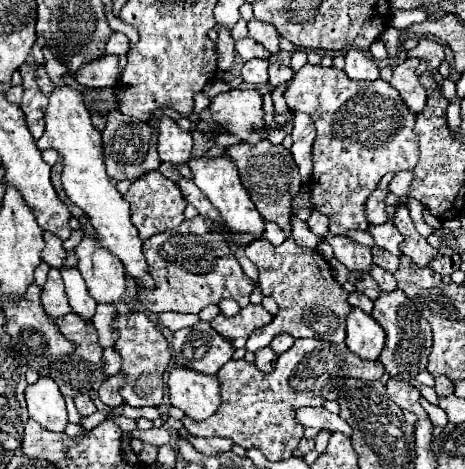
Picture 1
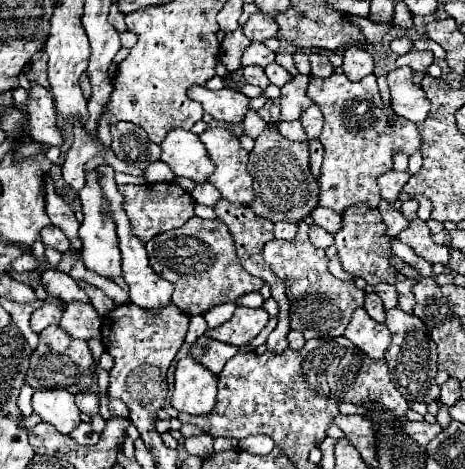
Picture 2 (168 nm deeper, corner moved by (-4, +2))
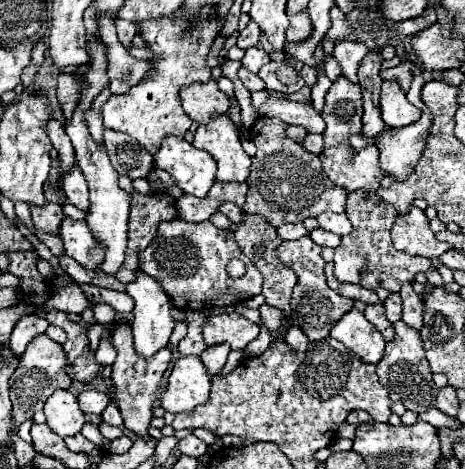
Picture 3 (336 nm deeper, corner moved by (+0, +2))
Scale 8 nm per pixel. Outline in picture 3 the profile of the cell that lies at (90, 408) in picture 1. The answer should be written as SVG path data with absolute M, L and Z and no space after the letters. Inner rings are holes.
M86 390L78 396L78 402L84 414L102 414L104 408L110 404L110 396L98 390Z

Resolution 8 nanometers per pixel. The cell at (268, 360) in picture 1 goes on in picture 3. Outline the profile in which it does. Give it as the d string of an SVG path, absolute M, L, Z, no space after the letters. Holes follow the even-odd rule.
M246 214L244 222L238 224L238 230L234 232L236 242L240 246L240 250L254 262L254 266L262 272L264 276L264 284L262 284L262 294L266 298L268 306L274 308L282 308L286 314L290 314L290 298L292 298L292 288L296 286L296 274L292 268L284 266L278 258L276 258L276 248L284 242L278 234L276 228L272 228L272 224L268 220L264 220L260 214L252 216Z

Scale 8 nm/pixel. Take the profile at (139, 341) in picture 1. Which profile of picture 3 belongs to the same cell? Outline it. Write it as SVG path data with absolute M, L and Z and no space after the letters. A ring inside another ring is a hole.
M118 324L112 332L112 344L118 352L114 364L112 364L112 382L116 386L116 398L118 398L118 408L120 414L124 418L124 426L130 428L136 436L142 438L150 438L148 436L148 426L152 420L152 402L154 402L154 394L160 386L160 378L164 374L164 370L168 368L170 362L170 348L162 348L160 354L154 354L152 358L142 358L136 354L134 346L132 346L132 330L128 324Z

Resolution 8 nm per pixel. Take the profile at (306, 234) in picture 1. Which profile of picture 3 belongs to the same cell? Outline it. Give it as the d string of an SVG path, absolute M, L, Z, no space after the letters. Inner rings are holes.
M316 228L310 232L310 238L318 244L318 246L328 246L328 248L336 248L340 244L340 236L332 234L332 232L326 232L322 228Z

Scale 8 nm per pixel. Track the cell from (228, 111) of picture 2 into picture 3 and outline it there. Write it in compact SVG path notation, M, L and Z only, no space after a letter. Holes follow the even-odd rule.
M216 80L206 84L192 84L180 90L180 100L184 112L198 124L210 122L210 118L218 114L226 114L230 102L224 92L218 90Z

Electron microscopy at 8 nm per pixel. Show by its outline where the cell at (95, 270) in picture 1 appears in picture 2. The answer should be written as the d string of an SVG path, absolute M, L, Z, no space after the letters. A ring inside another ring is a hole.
M96 172L86 174L86 186L80 190L80 200L82 200L82 212L84 220L80 224L80 240L82 240L82 260L84 266L104 278L110 280L120 280L120 248L118 248L118 236L116 236L116 226L108 214L108 204L104 202L102 190L96 182Z

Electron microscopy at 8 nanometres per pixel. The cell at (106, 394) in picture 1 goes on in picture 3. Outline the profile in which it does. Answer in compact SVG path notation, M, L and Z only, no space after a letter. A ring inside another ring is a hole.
M108 404L106 406L106 410L102 412L102 420L106 422L106 424L110 424L110 426L122 426L124 422L122 422L122 418L120 418L120 410L118 410L118 406L116 404Z

